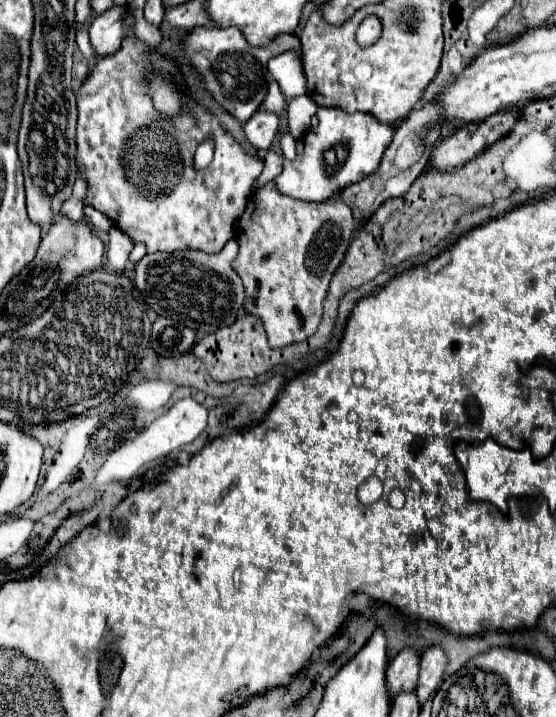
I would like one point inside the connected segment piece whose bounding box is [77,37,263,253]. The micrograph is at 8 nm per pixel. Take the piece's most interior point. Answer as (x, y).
(138, 165)

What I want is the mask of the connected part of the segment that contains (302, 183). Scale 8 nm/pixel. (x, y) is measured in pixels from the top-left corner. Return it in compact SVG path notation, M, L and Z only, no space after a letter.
M317 109L319 125L311 127L297 145L295 161L283 161L281 175L275 177L275 185L281 193L303 201L325 201L343 189L371 175L391 145L395 127L381 123L371 113L345 113L343 109Z

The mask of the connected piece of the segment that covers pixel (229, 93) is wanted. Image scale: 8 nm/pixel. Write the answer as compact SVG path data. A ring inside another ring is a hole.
M195 27L179 41L179 45L183 45L181 49L183 49L185 57L191 61L191 67L201 75L205 89L211 93L211 97L229 115L233 115L241 123L247 123L249 117L261 107L261 103L265 99L267 85L269 85L267 61L271 57L279 55L281 47L283 47L283 51L301 49L301 43L295 35L277 37L277 41L267 47L255 47L255 45L247 43L245 37L241 35L241 31L237 31L235 27L229 27L229 29Z

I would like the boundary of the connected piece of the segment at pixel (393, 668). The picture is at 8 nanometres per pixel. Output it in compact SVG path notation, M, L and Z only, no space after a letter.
M405 647L397 653L397 657L391 659L387 669L387 685L391 691L391 697L405 689L415 689L419 681L419 669L421 669L421 653L415 647Z

